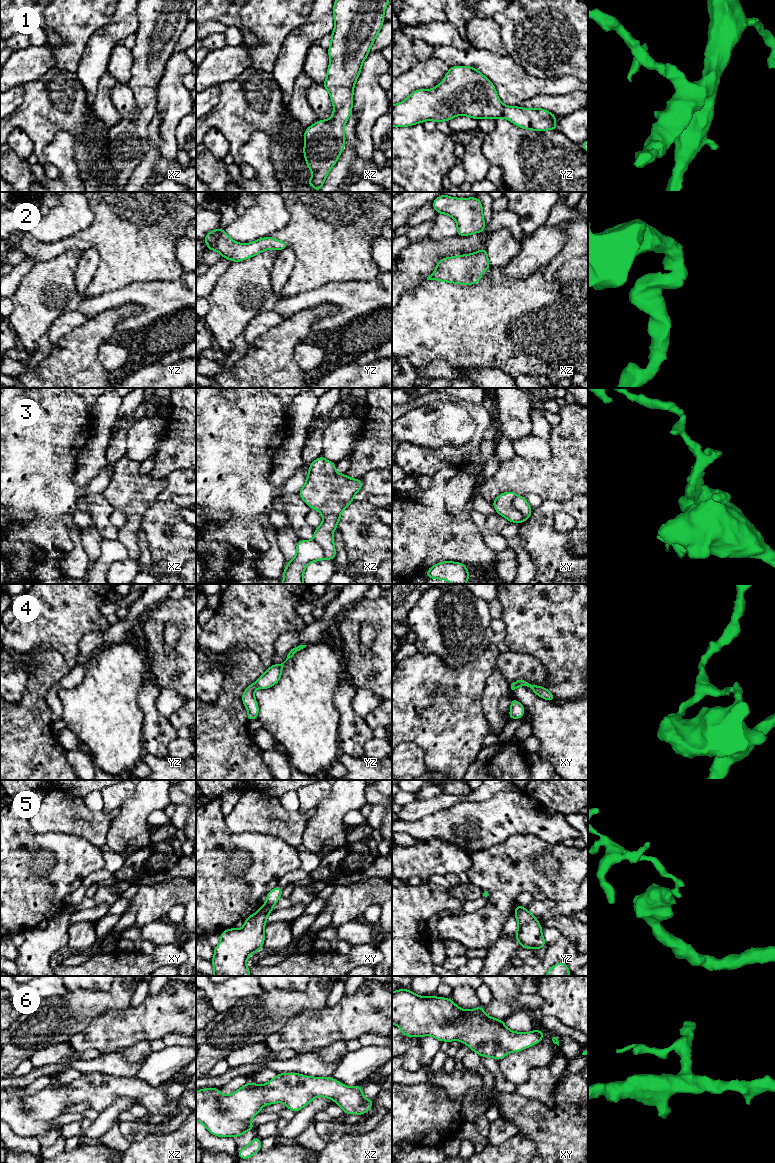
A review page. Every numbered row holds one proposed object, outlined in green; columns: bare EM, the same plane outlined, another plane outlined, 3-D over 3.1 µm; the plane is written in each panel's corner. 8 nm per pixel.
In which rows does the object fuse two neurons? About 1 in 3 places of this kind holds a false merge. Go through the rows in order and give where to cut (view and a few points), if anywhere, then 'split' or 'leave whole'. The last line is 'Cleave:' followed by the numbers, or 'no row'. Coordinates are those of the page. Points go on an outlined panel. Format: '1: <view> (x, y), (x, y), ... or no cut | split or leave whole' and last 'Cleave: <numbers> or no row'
1: no cut | leave whole
2: no cut | leave whole
3: xy (516, 495), (513, 500), (513, 506), (524, 520) | split
4: no cut | leave whole
5: xy (262, 906), (267, 914) | split
6: no cut | leave whole
Cleave: 3, 5

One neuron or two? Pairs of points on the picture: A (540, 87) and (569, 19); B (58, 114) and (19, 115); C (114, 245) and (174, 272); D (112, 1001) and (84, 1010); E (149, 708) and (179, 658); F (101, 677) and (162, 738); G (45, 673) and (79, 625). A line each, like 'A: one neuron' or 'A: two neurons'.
A: two neurons
B: one neuron
C: one neuron
D: one neuron
E: two neurons
F: two neurons
G: two neurons

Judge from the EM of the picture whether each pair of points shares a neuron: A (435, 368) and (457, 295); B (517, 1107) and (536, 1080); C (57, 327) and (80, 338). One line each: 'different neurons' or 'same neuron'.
A: different neurons
B: different neurons
C: different neurons

